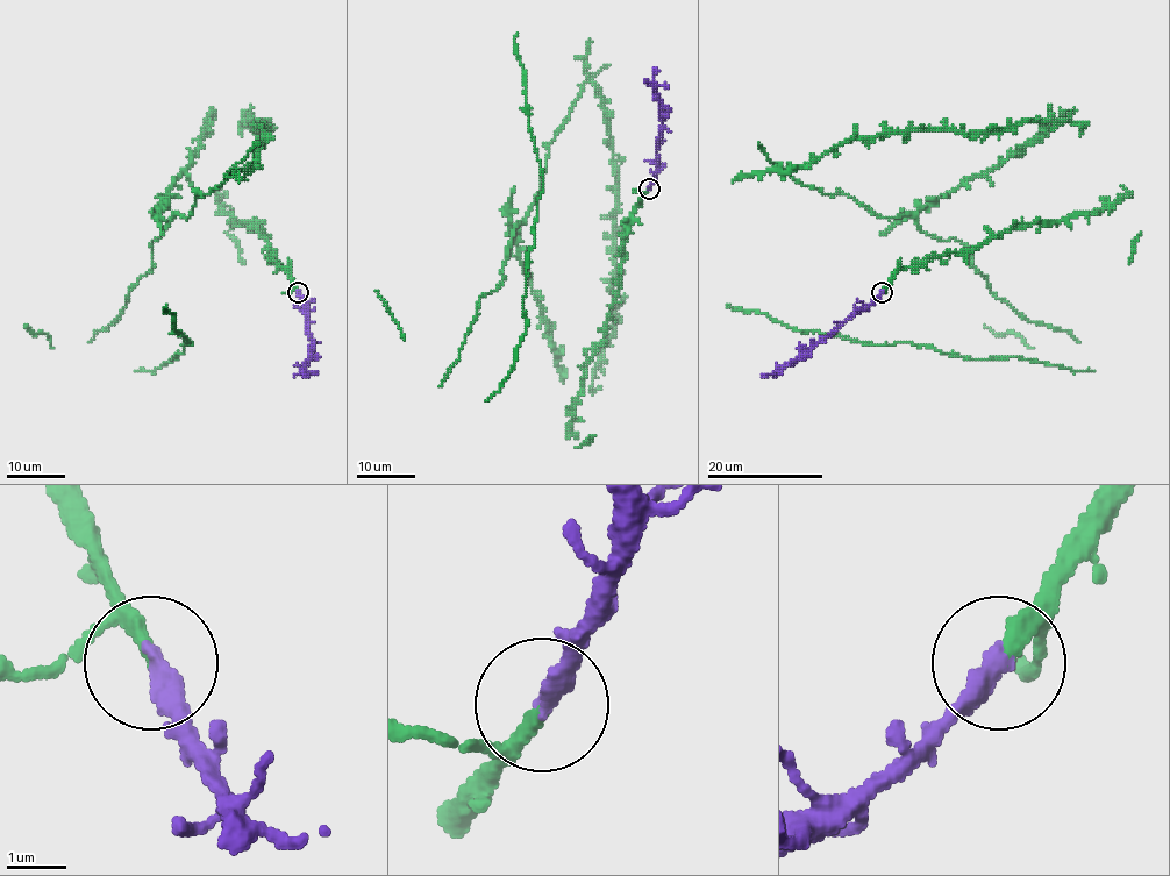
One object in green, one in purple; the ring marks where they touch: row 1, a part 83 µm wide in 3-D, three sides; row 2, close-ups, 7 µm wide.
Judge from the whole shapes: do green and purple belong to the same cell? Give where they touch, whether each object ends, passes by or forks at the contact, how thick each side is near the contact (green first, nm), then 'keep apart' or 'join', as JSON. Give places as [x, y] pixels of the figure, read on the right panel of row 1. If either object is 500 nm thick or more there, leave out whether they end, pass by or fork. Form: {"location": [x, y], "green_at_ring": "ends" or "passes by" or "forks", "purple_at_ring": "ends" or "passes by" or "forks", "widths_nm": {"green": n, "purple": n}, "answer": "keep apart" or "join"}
{"location": [882, 292], "green_at_ring": "ends", "purple_at_ring": "ends", "widths_nm": {"green": 280, "purple": 380}, "answer": "join"}

